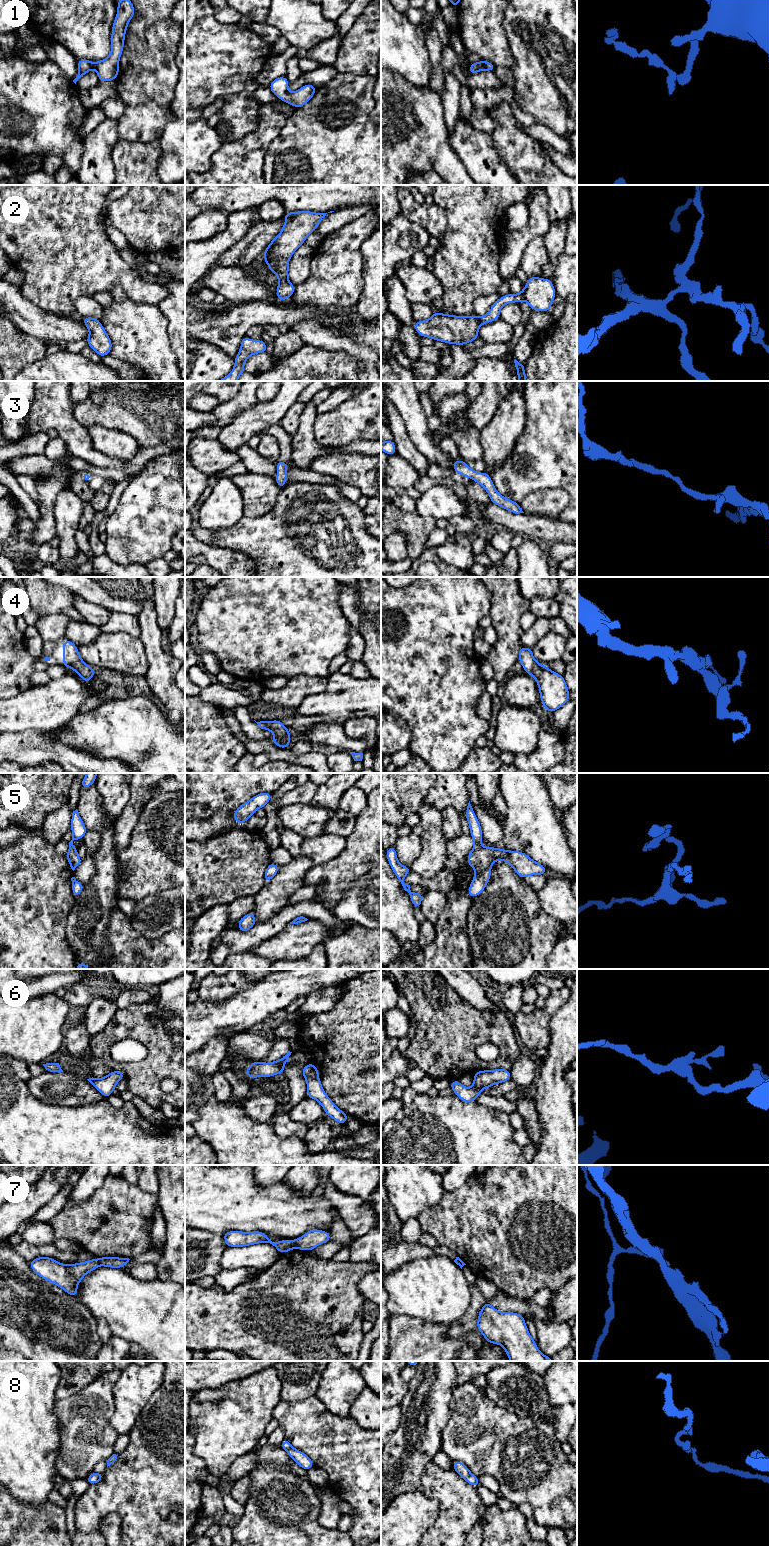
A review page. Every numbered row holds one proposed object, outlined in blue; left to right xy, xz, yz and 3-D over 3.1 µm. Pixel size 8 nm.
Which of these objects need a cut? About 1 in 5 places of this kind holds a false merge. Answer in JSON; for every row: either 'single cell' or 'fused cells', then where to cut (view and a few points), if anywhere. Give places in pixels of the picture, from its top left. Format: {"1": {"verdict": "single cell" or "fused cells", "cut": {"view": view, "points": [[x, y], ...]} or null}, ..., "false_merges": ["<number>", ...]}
{"1": {"verdict": "single cell", "cut": null}, "2": {"verdict": "single cell", "cut": null}, "3": {"verdict": "single cell", "cut": null}, "4": {"verdict": "single cell", "cut": null}, "5": {"verdict": "single cell", "cut": null}, "6": {"verdict": "single cell", "cut": null}, "7": {"verdict": "single cell", "cut": null}, "8": {"verdict": "single cell", "cut": null}, "false_merges": []}

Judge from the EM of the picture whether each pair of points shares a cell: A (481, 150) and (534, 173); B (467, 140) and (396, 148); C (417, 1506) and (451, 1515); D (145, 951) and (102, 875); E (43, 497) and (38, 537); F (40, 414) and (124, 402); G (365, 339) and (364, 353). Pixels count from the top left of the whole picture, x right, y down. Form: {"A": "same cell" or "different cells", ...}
{"A": "different cells", "B": "different cells", "C": "different cells", "D": "same cell", "E": "same cell", "F": "different cells", "G": "different cells"}

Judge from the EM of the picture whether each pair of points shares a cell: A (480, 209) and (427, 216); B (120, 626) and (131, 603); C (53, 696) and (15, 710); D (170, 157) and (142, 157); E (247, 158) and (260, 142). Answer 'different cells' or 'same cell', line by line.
A: different cells
B: different cells
C: same cell
D: different cells
E: same cell

